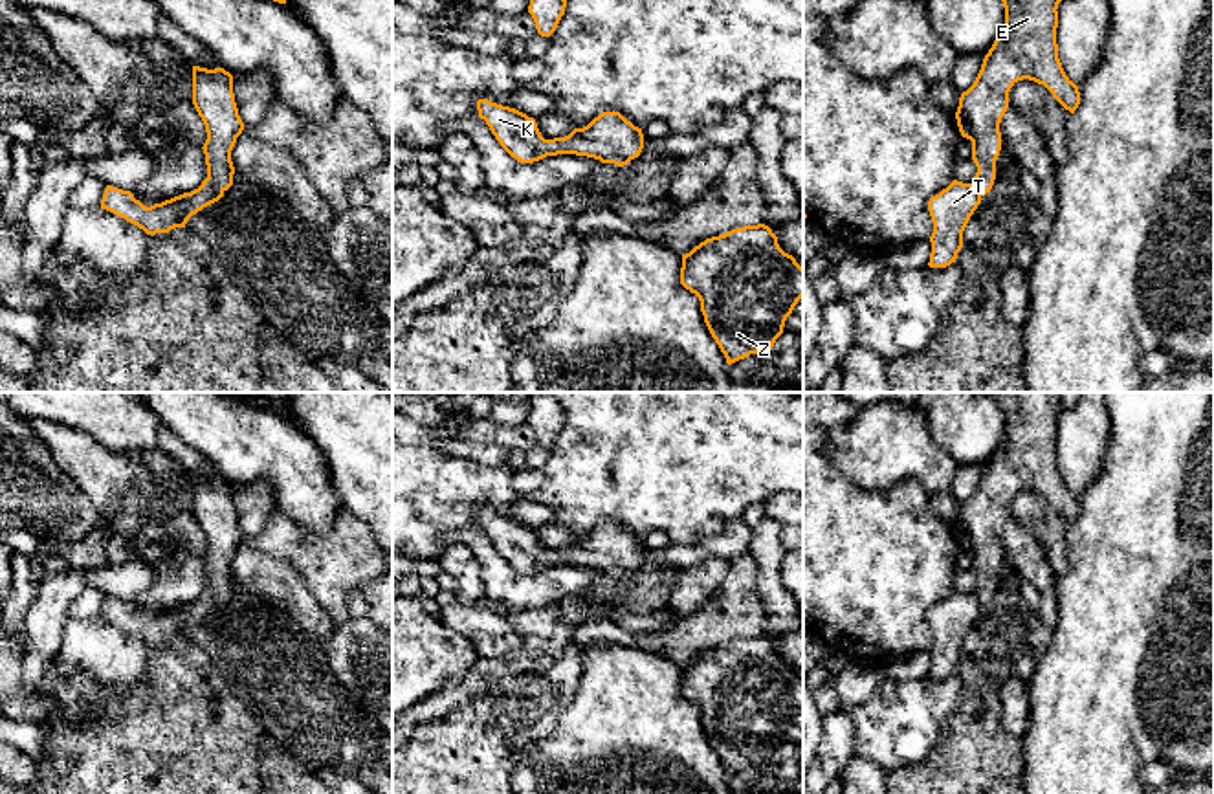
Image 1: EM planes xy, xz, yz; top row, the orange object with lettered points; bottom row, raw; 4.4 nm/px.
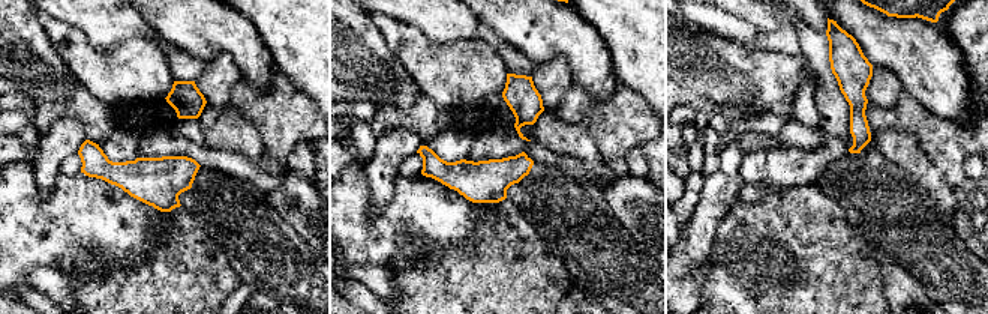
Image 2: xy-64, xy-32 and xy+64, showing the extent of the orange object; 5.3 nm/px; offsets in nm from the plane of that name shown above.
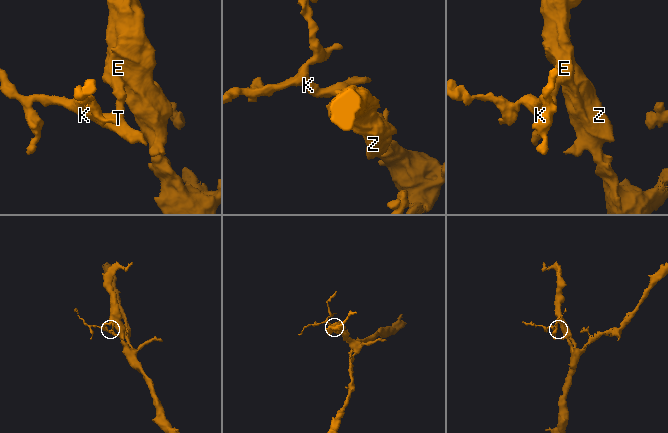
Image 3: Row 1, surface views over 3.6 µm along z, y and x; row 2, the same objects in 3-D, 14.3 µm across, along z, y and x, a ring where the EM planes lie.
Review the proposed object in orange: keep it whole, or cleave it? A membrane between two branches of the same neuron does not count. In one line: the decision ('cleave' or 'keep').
keep

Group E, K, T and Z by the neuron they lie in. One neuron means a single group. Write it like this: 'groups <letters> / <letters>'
groups E K T Z

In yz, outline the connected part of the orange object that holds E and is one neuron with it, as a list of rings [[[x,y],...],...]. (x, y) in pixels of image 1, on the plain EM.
[[[988,392],[1005,418],[1005,438],[983,469],[974,495],[961,504],[955,523],[963,548],[972,552],[977,583],[970,594],[954,590],[928,612],[933,633],[930,678],[955,673],[963,642],[990,603],[1001,561],[999,534],[1010,499],[1023,490],[1043,495],[1071,524],[1080,515],[1078,497],[1058,469],[1056,438],[1060,392]]]

